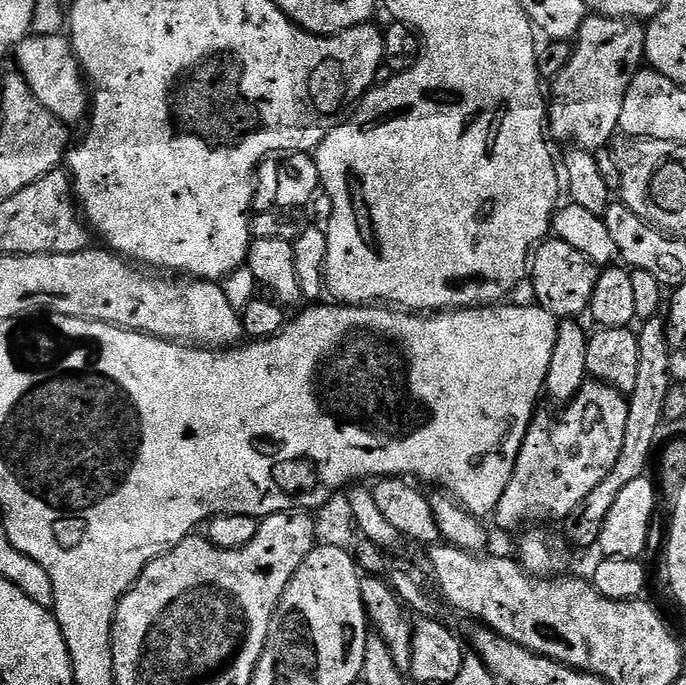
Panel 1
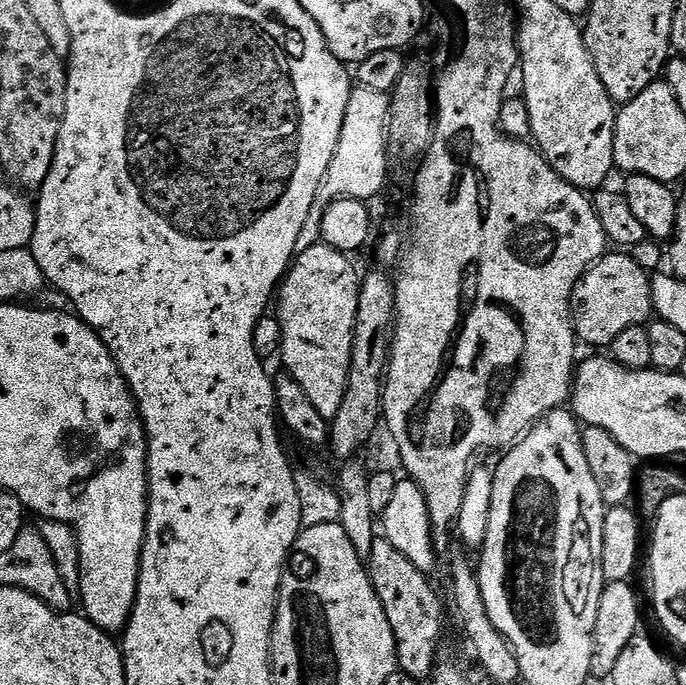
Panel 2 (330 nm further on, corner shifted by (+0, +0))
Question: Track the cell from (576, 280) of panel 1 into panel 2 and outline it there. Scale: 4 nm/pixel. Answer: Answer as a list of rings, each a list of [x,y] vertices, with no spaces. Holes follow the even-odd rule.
[[[620,250],[609,251],[574,286],[572,329],[576,332],[577,341],[581,345],[589,344],[592,350],[611,349],[618,334],[647,325],[653,316],[652,281],[649,273],[634,262],[631,254]]]

